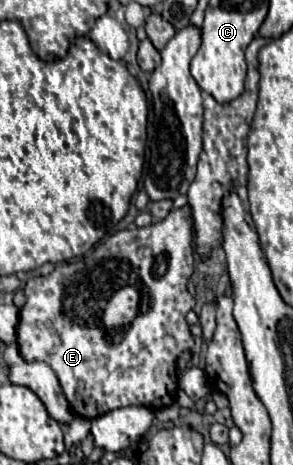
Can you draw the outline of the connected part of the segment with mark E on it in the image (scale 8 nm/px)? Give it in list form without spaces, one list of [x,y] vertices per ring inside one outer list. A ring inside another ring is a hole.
[[[189,206],[173,210],[165,220],[159,220],[151,226],[137,228],[137,230],[121,230],[109,238],[105,238],[89,256],[81,258],[81,262],[65,262],[59,264],[51,274],[47,276],[33,276],[25,284],[25,296],[27,302],[19,312],[19,326],[17,326],[17,344],[19,352],[25,360],[41,360],[49,364],[59,382],[61,388],[71,404],[71,410],[77,416],[83,418],[97,418],[109,410],[123,408],[123,406],[147,406],[153,410],[167,408],[175,402],[179,384],[177,384],[177,358],[183,350],[193,348],[193,336],[189,332],[189,324],[185,322],[185,314],[193,310],[195,298],[187,292],[187,282],[193,274],[193,248],[191,248],[191,210]]]

